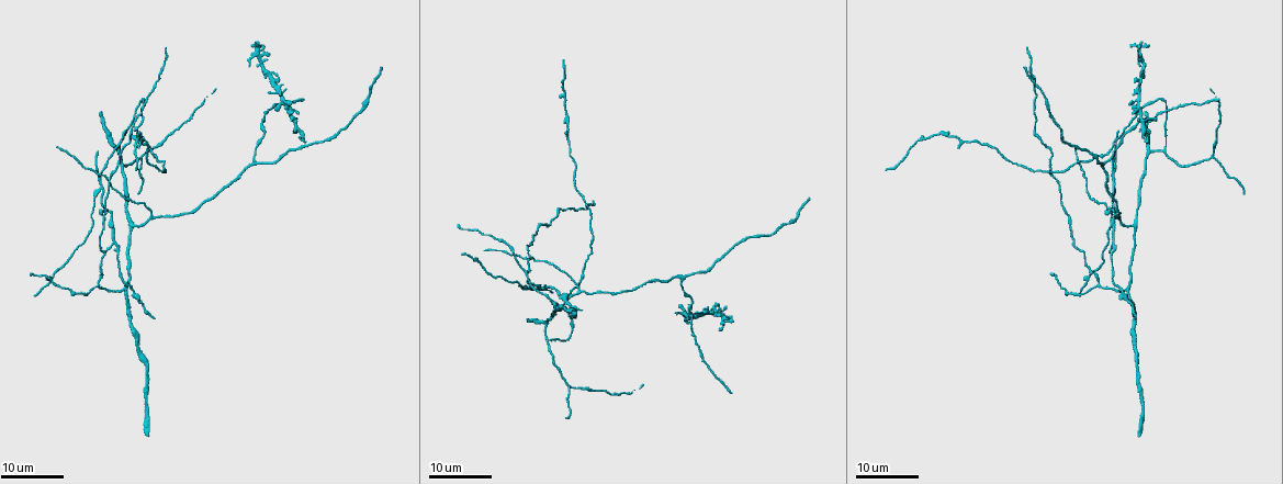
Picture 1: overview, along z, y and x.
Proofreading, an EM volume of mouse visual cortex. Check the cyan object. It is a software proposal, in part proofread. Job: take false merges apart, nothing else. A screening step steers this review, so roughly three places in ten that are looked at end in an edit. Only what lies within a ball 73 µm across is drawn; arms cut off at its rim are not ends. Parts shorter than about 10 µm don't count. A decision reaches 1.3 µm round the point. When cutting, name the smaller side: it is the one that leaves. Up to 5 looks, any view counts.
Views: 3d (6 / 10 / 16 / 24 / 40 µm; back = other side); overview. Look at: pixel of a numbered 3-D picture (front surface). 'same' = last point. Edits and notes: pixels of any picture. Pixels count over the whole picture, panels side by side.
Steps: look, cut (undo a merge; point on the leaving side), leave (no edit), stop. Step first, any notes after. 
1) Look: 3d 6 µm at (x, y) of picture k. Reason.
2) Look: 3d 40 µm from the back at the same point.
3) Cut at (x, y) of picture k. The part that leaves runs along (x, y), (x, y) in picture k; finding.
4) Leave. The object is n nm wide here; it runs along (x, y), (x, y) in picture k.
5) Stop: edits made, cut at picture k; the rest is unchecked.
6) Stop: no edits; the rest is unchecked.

Look: 3d 16 µm at (1097, 283) of picture 1. Arms part here.

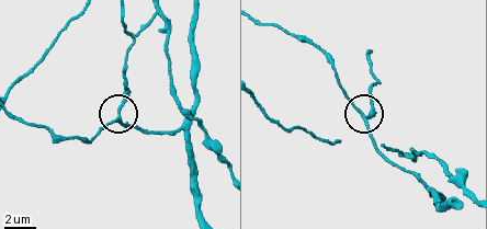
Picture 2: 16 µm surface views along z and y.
Look: 3d 6 µm at (119, 118) of picture 2.

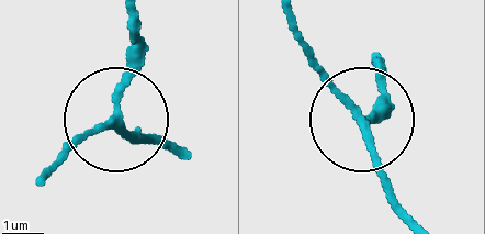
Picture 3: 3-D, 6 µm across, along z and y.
Leave. It runs along (413, 219), (368, 124), (301, 44) in picture 3; continuous, no second neuron.

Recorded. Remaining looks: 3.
Look: 3d 24 µm at (1049, 151) of picture 1. Sudden change in width.

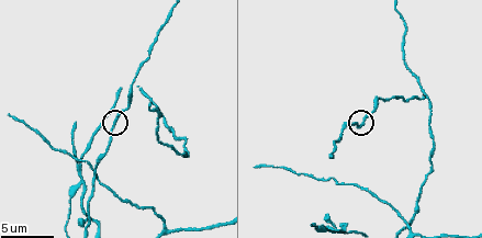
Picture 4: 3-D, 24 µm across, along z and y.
Look: 3d 6 µm at (114, 122) of picture 4.

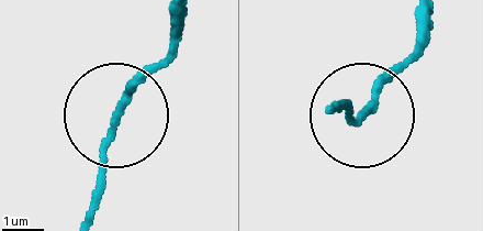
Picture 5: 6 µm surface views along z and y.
Leave. It runs along (328, 111), (346, 105), (359, 114), (415, 55) in picture 5; all the same neuron.

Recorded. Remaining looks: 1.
Stop: no edits; the rest is unchecked.

